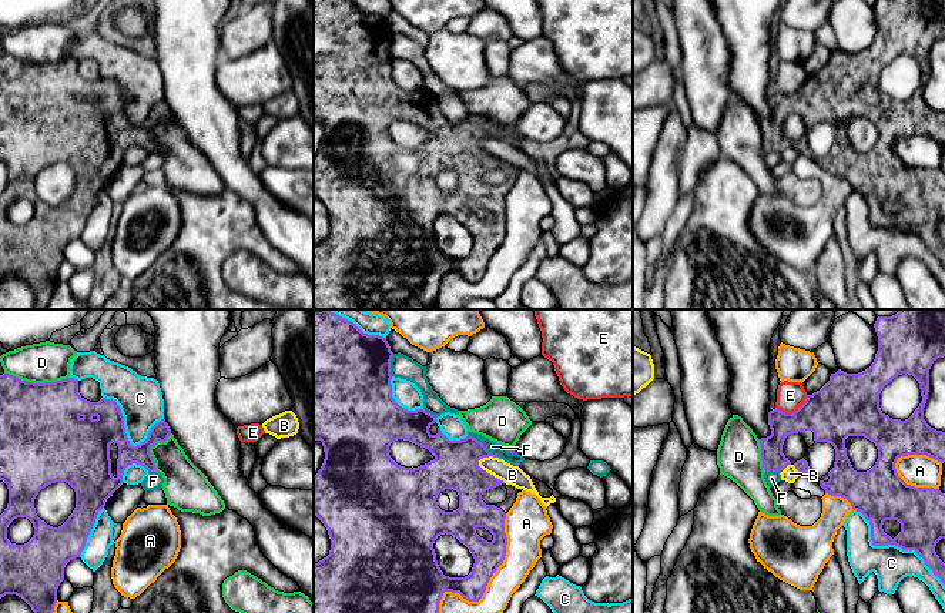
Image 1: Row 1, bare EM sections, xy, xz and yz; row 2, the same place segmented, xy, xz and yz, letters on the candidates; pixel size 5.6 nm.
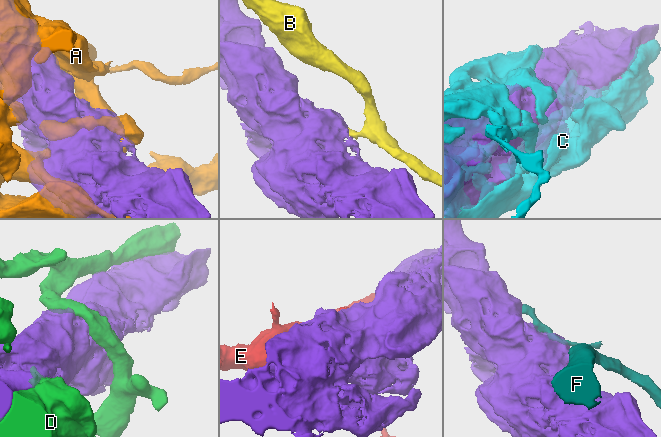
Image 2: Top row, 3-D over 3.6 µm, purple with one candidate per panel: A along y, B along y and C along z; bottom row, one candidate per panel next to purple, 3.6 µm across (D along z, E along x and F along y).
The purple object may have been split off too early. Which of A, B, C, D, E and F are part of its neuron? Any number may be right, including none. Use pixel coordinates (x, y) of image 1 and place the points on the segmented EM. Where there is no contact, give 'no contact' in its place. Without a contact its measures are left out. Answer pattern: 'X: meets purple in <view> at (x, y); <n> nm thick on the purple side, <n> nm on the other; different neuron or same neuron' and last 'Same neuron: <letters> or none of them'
A: meets purple in xz at (488, 582); 160 nm thick on the purple side, 190 nm on the other; different neuron
B: meets purple in xz at (489, 474); 260 nm thick on the purple side, 110 nm on the other; different neuron
C: meets purple in yz at (892, 543); 280 nm thick on the purple side, 200 nm on the other; different neuron
D: meets purple in xy at (37, 384); 460 nm thick on the purple side, 220 nm on the other; different neuron
E: meets purple in yz at (793, 412); 320 nm thick on the purple side, 160 nm on the other; different neuron
F: meets purple in xz at (485, 446); 260 nm thick on the purple side, 70 nm on the other; different neuron
Same neuron: none of them

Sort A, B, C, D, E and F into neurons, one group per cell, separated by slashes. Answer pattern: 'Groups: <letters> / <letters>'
Groups: A / B / C / D F / E

